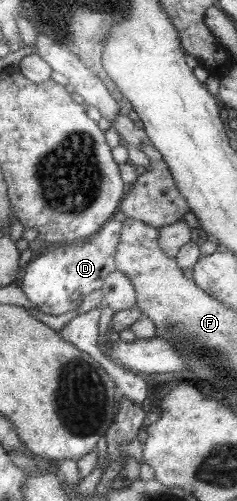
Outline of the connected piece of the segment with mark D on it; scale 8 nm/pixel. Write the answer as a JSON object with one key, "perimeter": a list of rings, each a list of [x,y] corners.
{"perimeter":[[[112,219],[98,230],[94,237],[87,239],[86,243],[56,245],[52,251],[40,254],[31,262],[28,262],[22,269],[18,286],[28,301],[34,304],[35,308],[46,315],[58,316],[77,309],[86,295],[93,291],[100,290],[110,272],[116,270],[117,247],[120,245],[121,221]]]}

